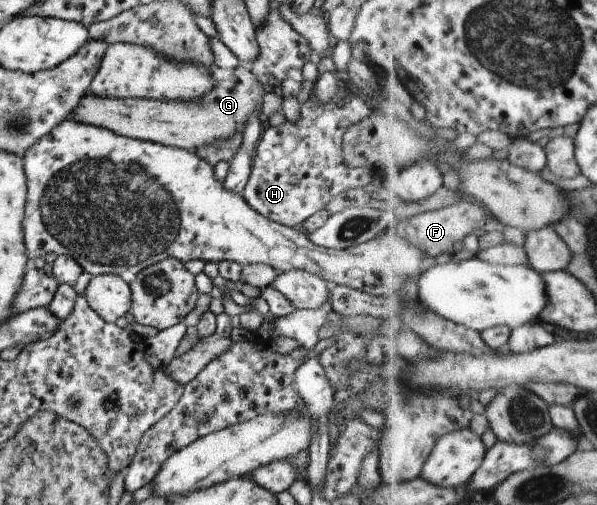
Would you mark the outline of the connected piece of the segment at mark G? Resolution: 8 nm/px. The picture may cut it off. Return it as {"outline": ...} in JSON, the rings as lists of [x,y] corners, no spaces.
{"outline":[[[239,64],[229,79],[216,81],[215,87],[209,93],[195,101],[99,99],[87,94],[79,107],[71,113],[70,119],[132,139],[194,151],[197,147],[207,147],[209,143],[219,143],[231,139],[233,135],[243,134],[245,123],[251,117],[263,120],[262,94],[261,83],[248,71],[246,65]]]}

